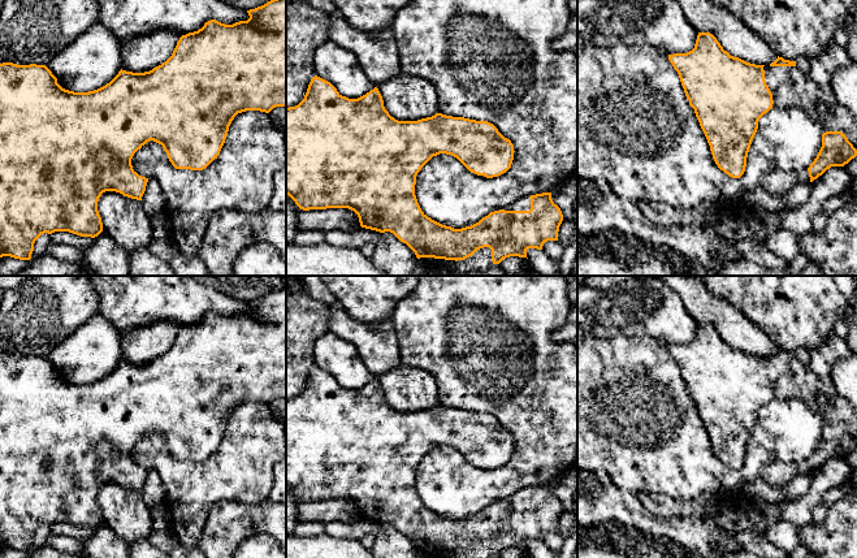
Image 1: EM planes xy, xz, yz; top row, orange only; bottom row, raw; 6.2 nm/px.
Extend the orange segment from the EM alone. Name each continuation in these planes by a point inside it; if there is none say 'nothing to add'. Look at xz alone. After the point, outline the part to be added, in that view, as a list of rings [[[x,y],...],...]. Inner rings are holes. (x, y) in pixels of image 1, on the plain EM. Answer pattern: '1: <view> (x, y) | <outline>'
1: xz (481, 549) | [[[484,538],[477,541],[472,548],[464,551],[445,551],[434,549],[420,549],[420,553],[427,554],[429,558],[493,558],[492,541]]]

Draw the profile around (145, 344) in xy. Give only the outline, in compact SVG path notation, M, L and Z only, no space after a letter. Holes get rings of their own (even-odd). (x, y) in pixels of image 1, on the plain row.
M155 321L122 334L122 362L150 363L165 354L182 326L173 321Z

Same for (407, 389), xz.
M399 364L377 380L385 401L398 412L417 412L440 405L437 382L425 369Z

